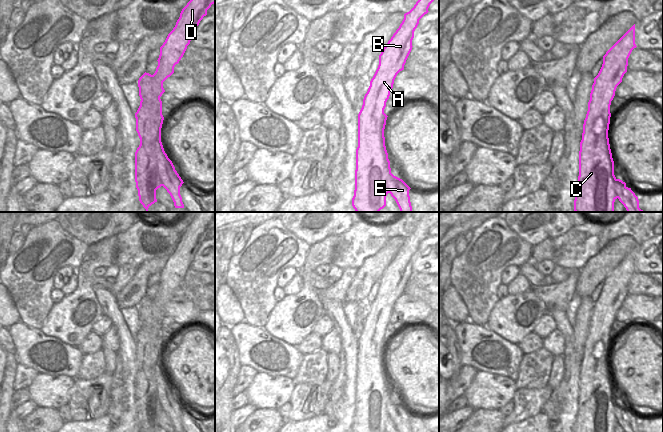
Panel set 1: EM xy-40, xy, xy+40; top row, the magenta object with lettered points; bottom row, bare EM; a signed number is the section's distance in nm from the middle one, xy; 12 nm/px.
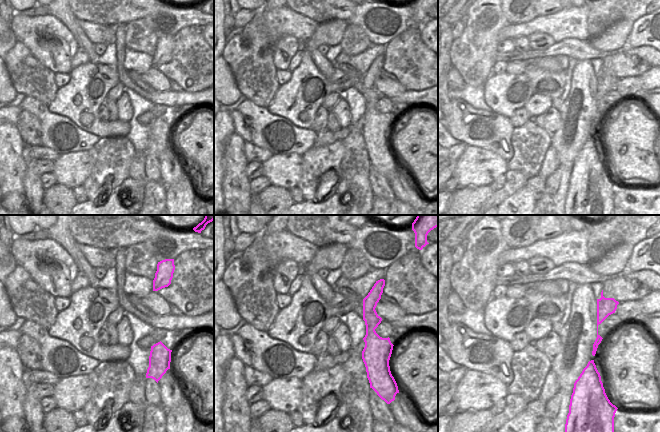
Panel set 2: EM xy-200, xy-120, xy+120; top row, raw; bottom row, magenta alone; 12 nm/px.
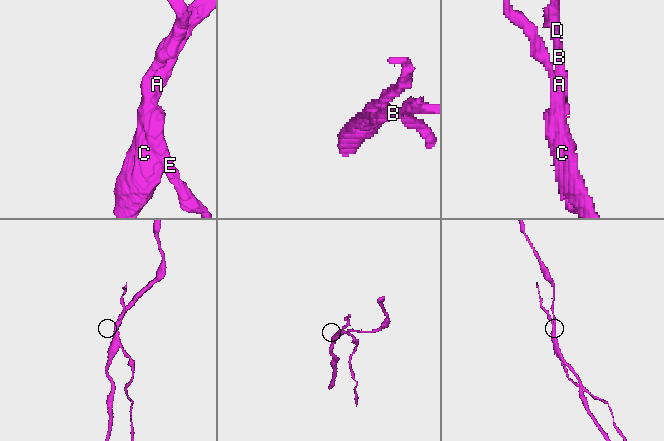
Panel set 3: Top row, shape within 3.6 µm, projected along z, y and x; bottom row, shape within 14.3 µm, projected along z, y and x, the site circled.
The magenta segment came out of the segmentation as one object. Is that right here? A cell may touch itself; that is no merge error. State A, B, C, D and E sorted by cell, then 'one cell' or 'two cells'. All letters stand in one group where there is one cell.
A B D / C E | two cells

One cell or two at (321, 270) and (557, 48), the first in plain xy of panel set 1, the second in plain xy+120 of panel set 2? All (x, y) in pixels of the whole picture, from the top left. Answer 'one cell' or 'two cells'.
two cells

